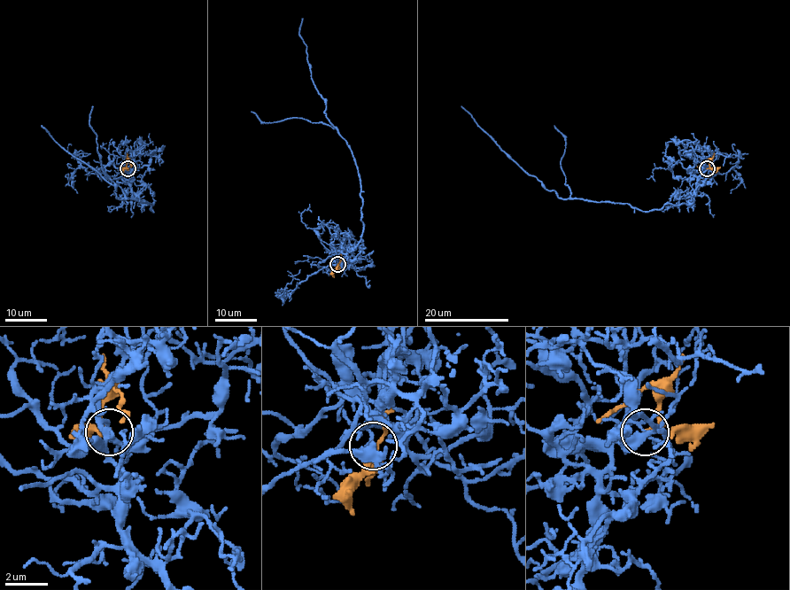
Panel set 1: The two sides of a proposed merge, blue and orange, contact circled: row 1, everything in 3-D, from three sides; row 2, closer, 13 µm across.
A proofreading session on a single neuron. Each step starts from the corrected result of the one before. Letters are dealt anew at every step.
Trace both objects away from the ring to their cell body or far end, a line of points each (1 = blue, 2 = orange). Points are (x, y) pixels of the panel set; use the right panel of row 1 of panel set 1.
1: (706, 168), (687, 205), (640, 211), (627, 203), (561, 199), (525, 173), (461, 106)
2: (706, 168), (709, 166), (708, 160), (697, 166)

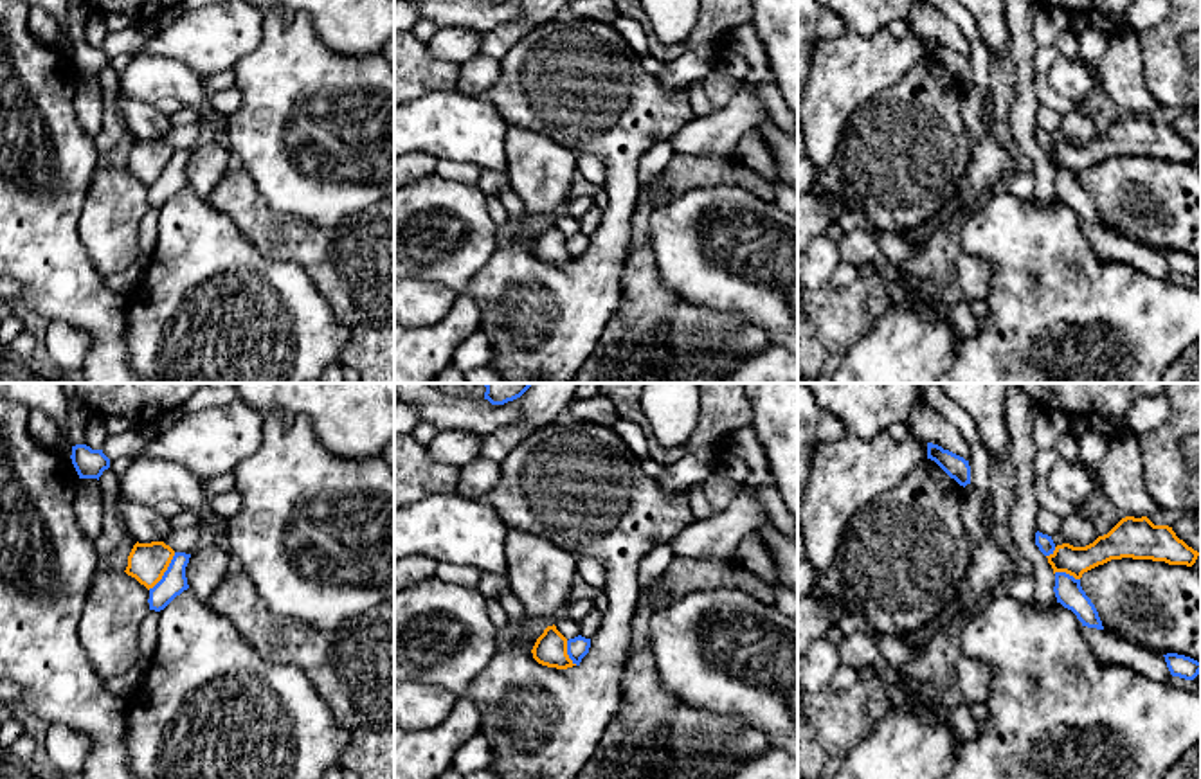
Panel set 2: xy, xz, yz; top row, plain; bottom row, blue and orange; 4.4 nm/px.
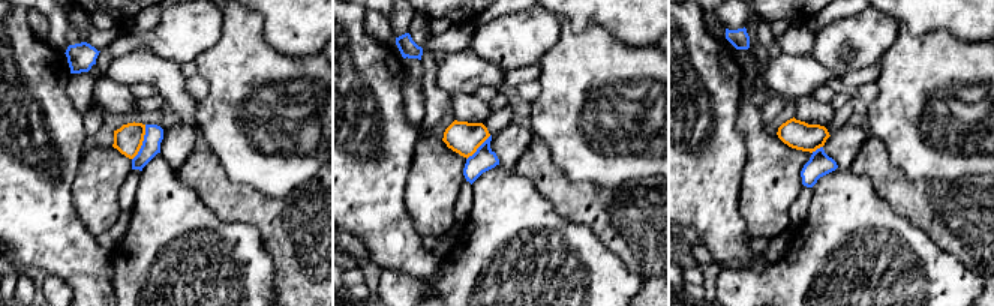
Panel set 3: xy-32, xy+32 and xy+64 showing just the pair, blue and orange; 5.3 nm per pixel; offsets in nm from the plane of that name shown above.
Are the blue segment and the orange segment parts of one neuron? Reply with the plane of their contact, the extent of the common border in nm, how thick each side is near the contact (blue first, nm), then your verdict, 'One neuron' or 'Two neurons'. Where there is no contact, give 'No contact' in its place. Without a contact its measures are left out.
Touches blue in xy. Shared border 200 nm. Thickness 120 nm (blue) against 170 nm. Two neurons

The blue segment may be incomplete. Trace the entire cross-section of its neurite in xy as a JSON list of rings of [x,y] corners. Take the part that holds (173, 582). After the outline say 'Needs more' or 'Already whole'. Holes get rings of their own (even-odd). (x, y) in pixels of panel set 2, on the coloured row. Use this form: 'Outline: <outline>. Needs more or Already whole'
Outline: [[[175,552],[162,579],[153,588],[149,588],[149,610],[164,610],[176,595],[189,588],[185,578],[189,558],[191,554]]]. Already whole

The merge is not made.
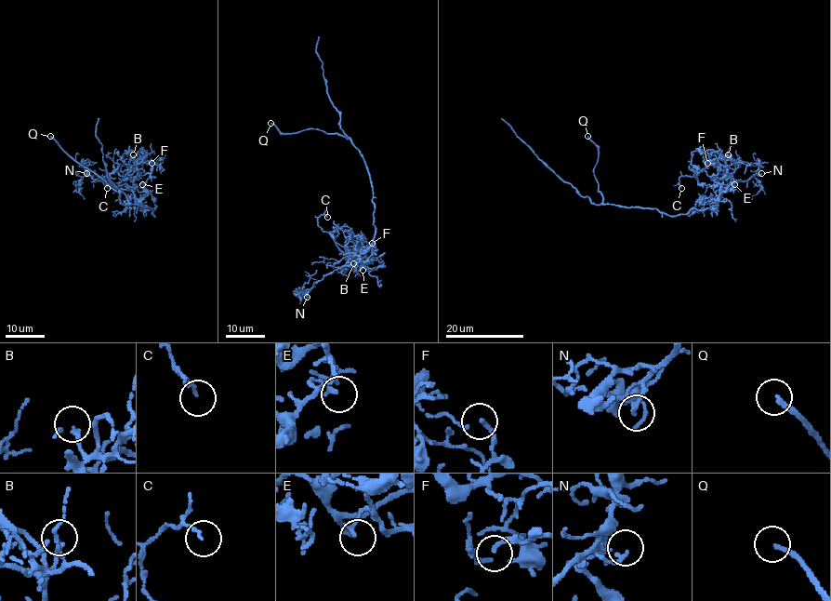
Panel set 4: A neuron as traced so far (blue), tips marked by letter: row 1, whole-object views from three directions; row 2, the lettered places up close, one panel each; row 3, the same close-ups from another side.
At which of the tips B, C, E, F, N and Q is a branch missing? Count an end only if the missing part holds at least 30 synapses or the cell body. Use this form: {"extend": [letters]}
{"extend": ["B", "Q"]}

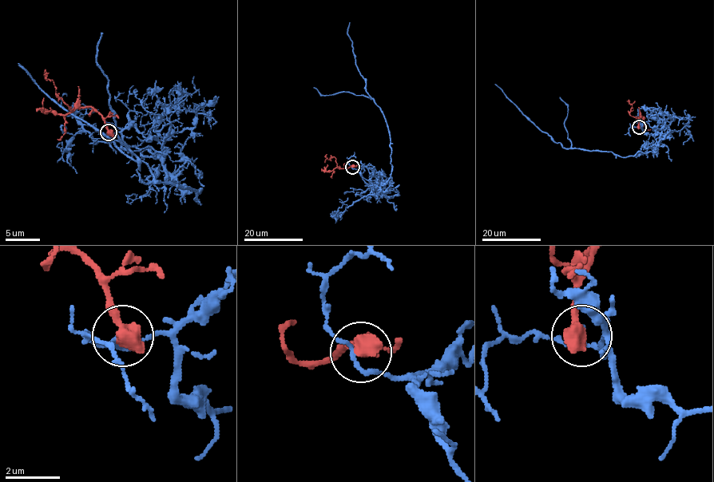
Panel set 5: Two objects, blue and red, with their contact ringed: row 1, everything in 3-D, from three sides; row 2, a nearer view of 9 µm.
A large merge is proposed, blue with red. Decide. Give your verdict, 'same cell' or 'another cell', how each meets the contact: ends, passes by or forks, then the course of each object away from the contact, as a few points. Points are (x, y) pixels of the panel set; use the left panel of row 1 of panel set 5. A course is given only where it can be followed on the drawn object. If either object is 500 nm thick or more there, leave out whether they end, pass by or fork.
another cell; course blue (108, 132), (163, 156), (198, 202), (136, 171), (96, 62), (103, 33); course red (108, 132), (105, 120), (89, 106), (79, 106), (72, 112), (57, 94), (52, 80), (46, 77), (45, 69)

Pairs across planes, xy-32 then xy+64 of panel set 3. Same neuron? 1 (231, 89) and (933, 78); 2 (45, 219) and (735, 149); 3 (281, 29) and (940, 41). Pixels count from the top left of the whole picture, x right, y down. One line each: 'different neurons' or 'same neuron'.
1: same neuron
2: same neuron
3: different neurons

